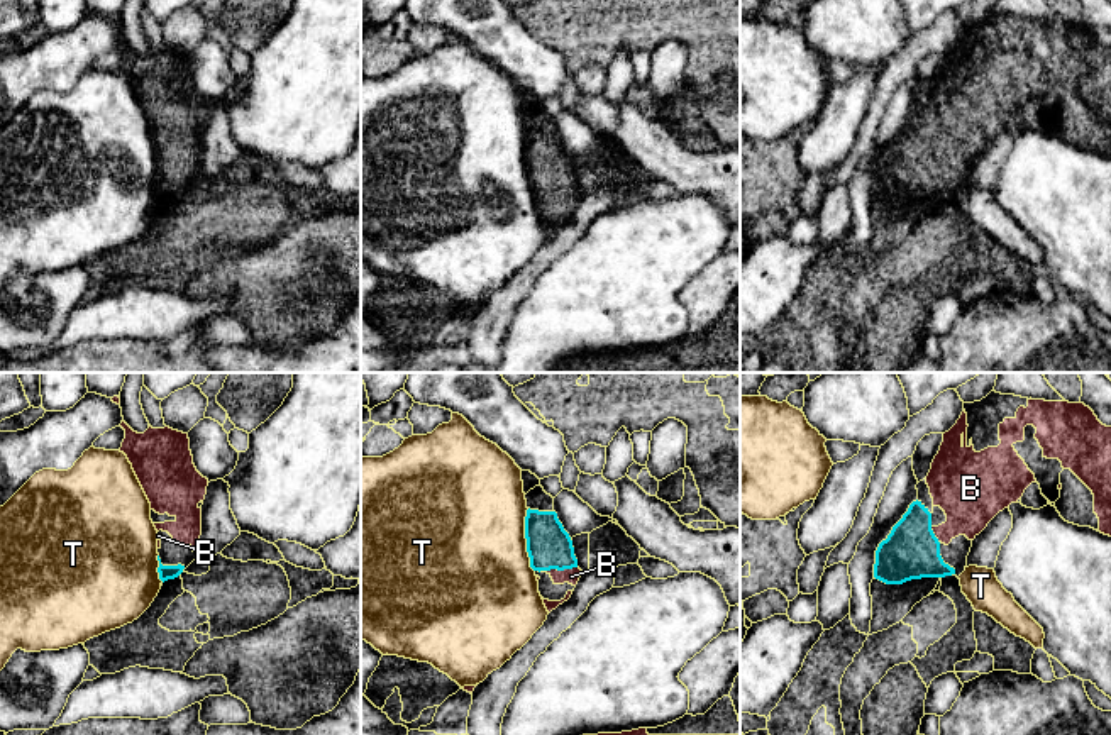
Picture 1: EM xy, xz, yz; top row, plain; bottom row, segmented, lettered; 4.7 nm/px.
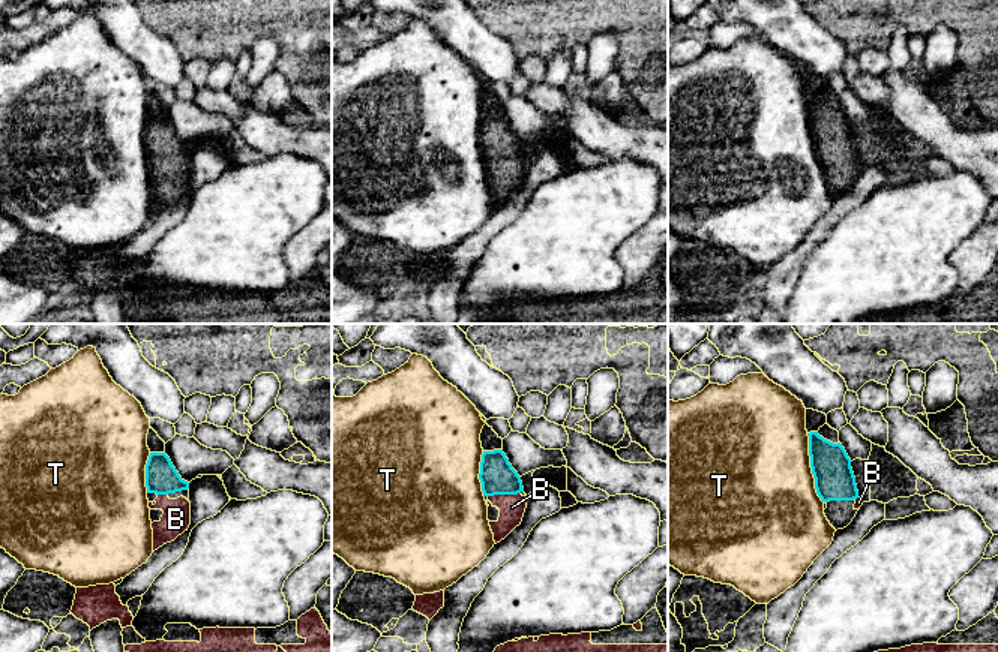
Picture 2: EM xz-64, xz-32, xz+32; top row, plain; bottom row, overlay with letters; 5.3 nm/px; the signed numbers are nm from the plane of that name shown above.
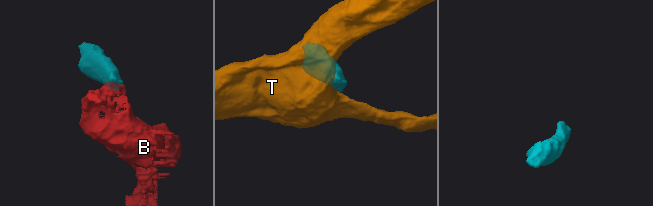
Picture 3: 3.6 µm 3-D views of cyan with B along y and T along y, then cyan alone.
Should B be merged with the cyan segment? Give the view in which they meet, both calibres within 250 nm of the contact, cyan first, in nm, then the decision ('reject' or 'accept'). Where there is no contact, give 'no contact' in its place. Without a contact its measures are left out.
xz | 220/70 nm | accept

